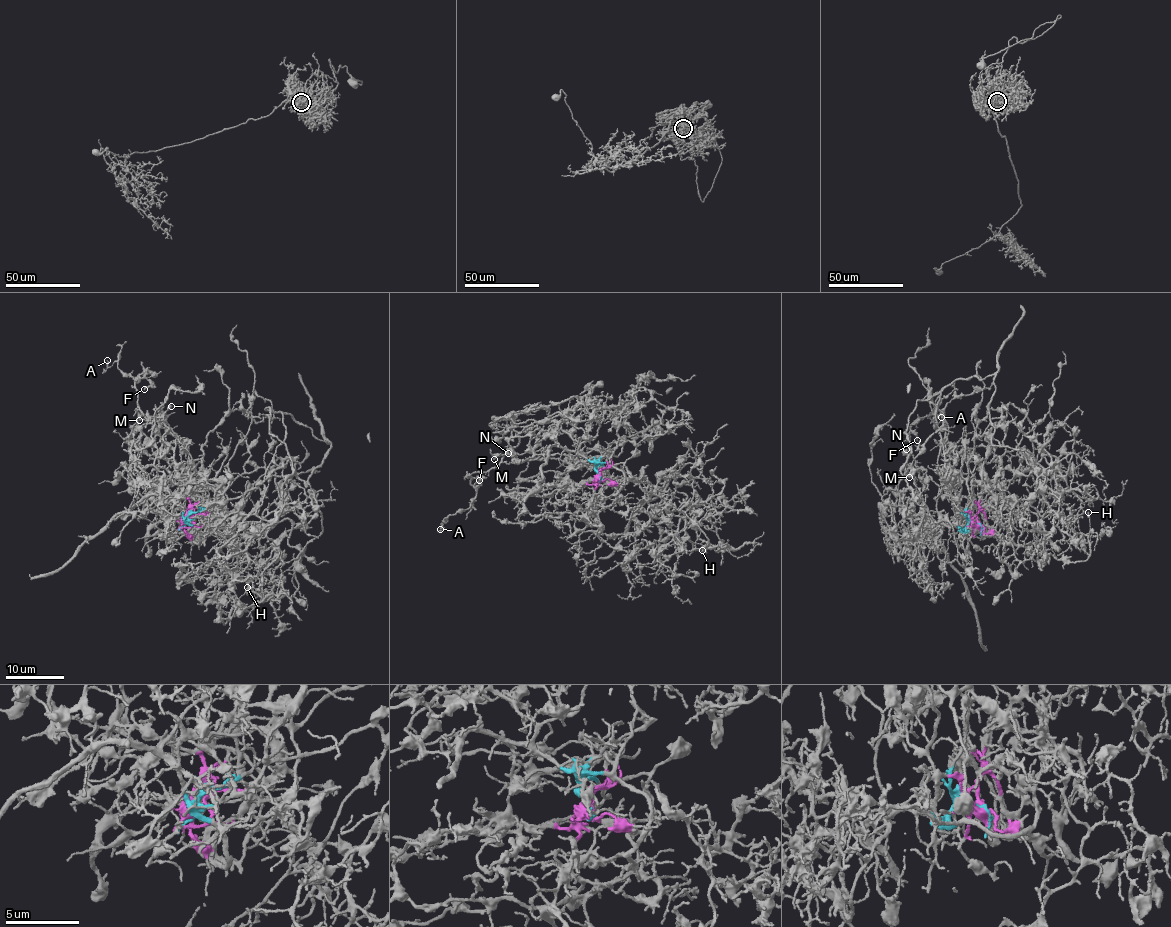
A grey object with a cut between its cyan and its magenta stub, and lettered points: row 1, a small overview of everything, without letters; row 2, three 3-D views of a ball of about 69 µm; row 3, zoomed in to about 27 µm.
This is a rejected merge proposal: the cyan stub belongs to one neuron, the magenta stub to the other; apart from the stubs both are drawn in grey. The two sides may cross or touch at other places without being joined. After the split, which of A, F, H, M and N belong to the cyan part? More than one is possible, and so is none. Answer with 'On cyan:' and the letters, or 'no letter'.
On cyan: A, F, M, N

